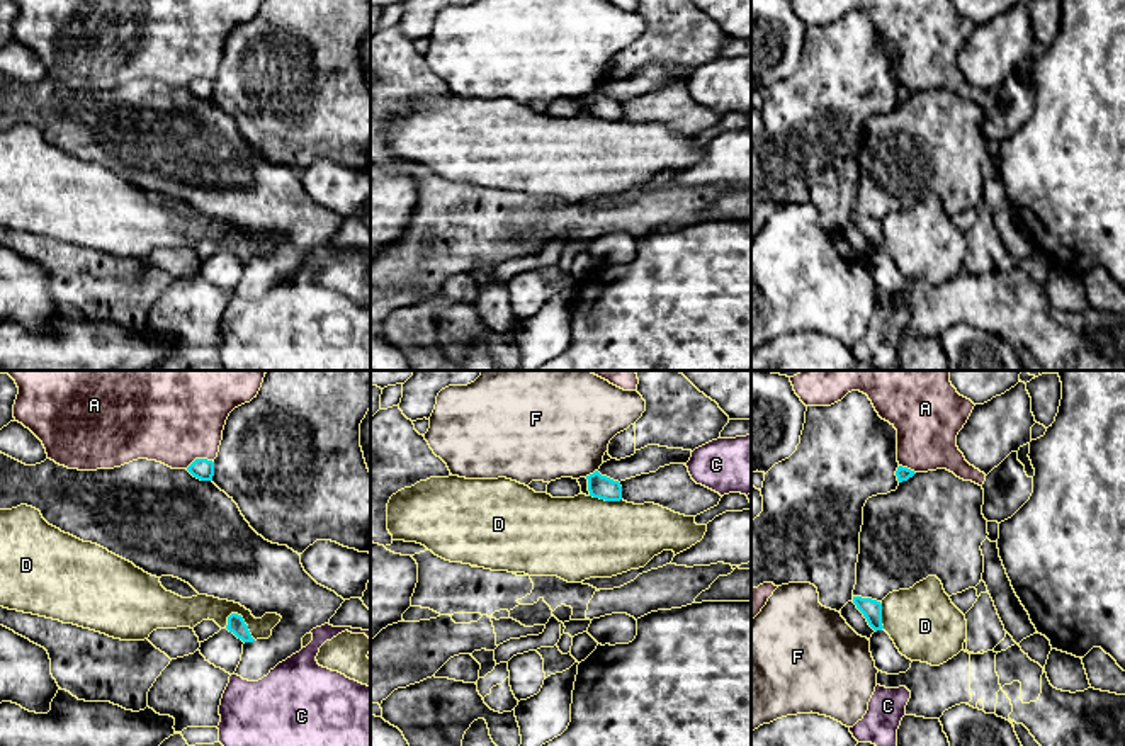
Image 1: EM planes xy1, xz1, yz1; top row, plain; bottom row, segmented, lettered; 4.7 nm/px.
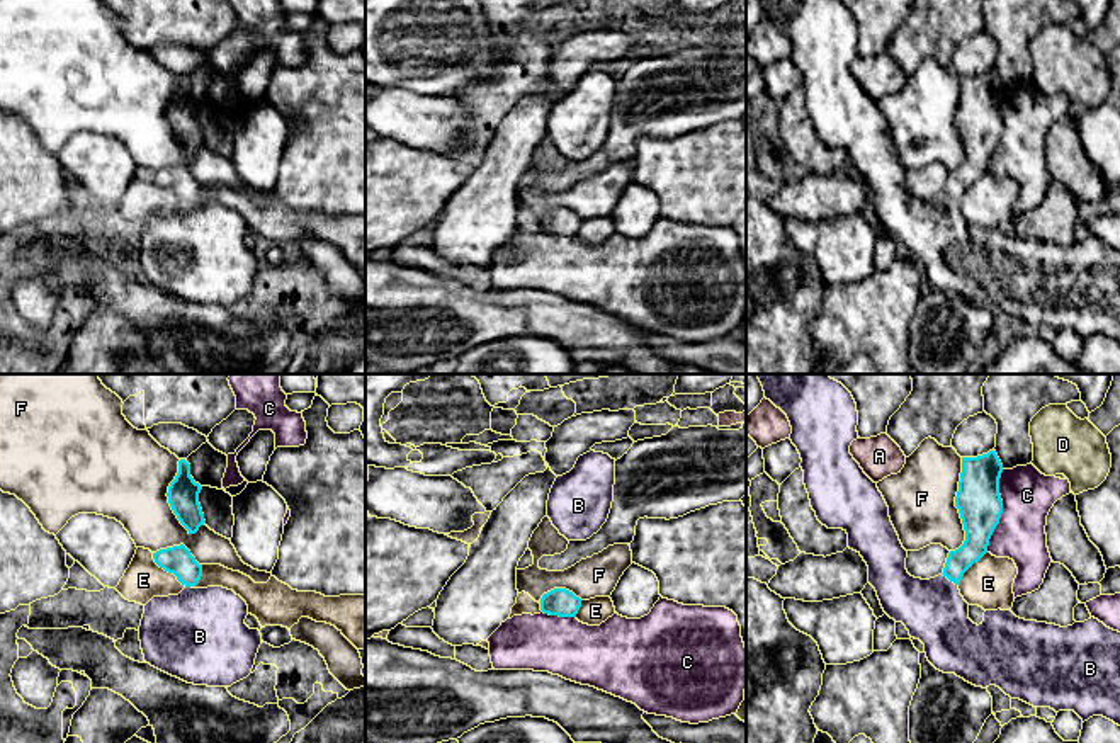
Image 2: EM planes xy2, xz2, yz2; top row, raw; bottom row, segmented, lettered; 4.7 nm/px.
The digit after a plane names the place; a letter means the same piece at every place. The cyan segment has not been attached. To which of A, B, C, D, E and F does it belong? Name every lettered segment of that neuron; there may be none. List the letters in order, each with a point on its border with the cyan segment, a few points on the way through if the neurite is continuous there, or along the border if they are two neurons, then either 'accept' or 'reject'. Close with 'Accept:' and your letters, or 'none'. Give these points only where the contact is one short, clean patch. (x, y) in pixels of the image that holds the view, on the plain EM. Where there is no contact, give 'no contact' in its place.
A: contact xy1 (199, 79); reject
B: contact yz2 (950, 199); way yz2 (978, 155), (950, 199), (933, 230); accept
C: contact yz2 (1001, 130); reject
D: contact xy1 (243, 240); border xy1 (226, 237), (238, 233), (255, 259); reject
E: contact xy2 (167, 189); border xy2 (152, 172), (152, 177), (160, 186), (186, 204); reject
F: contact yz2 (955, 124); reject
Accept: B

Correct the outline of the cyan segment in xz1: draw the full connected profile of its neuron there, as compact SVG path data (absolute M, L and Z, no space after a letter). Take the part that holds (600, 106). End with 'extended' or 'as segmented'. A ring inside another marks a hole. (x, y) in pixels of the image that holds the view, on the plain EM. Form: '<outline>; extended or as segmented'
M598 90L586 95L590 116L600 117L605 121L620 121L622 119L622 105L619 100L613 100L607 95L602 95Z; as segmented

